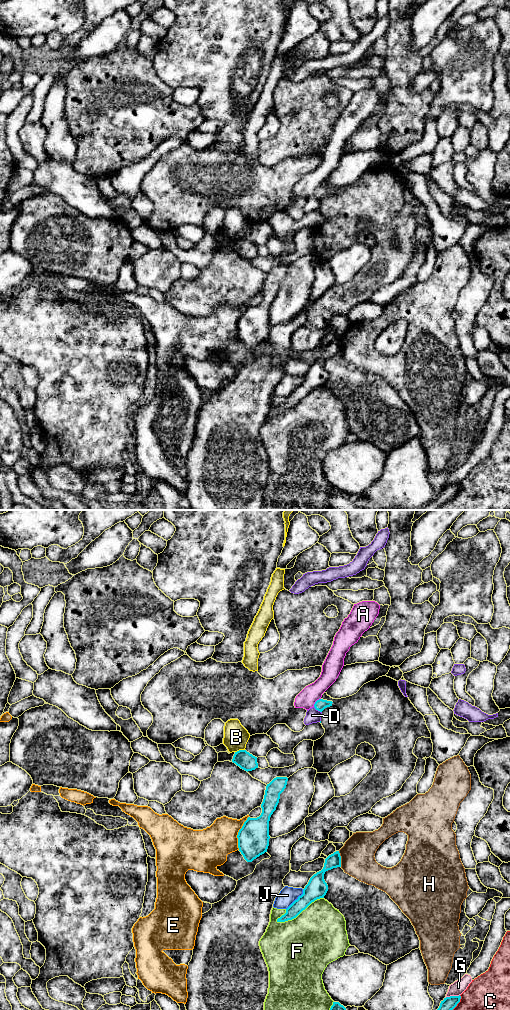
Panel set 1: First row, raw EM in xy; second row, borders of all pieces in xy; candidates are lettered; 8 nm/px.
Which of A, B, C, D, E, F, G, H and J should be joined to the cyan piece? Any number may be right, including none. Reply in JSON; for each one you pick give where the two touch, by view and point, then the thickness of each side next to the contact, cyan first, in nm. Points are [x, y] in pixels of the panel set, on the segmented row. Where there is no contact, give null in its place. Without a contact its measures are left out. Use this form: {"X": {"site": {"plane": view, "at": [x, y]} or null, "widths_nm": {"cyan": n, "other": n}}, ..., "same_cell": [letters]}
{"same_cell": []}

